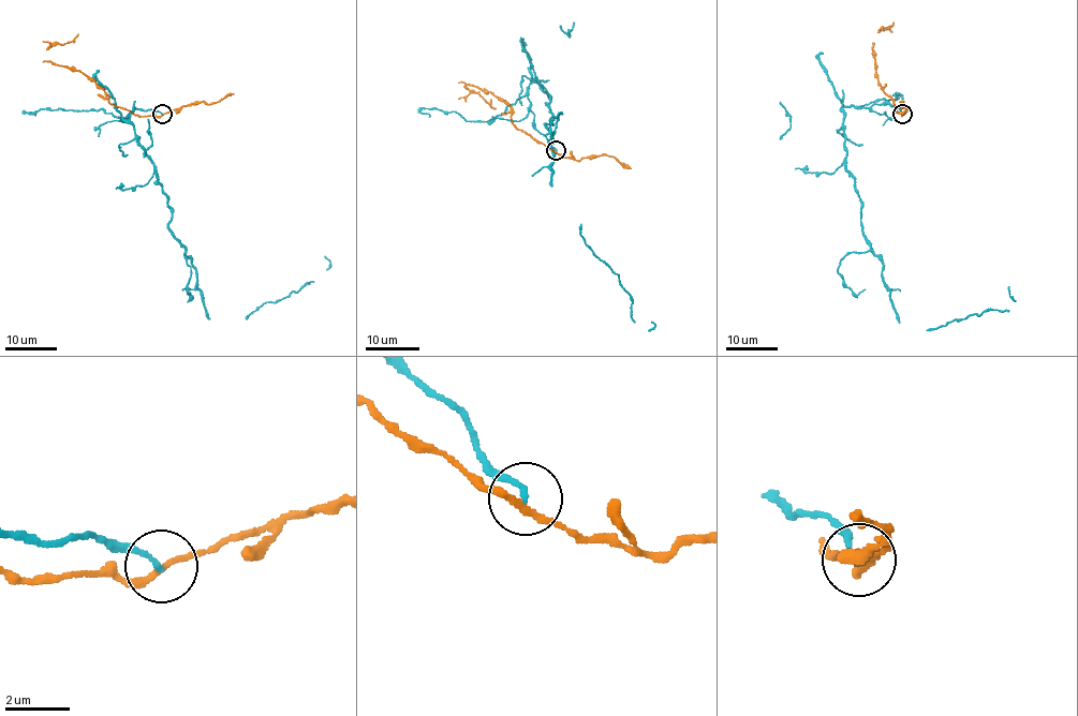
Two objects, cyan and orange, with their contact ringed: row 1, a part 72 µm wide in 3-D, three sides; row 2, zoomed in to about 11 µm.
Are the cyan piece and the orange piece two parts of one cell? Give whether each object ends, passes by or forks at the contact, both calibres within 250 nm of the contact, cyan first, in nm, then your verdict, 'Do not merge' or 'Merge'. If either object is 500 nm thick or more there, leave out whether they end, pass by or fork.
At the ring cyan ends. At the ring orange passes by. Thickness 160 nm (cyan) against 180 nm. Do not merge

